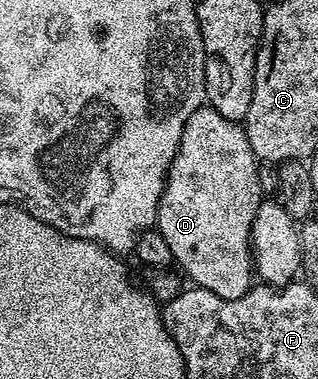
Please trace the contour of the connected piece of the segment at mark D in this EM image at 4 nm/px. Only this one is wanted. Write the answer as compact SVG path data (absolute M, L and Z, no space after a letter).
M207 104L196 110L190 120L186 120L178 152L168 169L168 178L164 181L155 229L166 240L172 261L181 275L193 287L214 292L214 296L222 296L222 300L238 300L246 296L254 285L252 225L262 201L259 171L257 156L250 148L250 140L241 123L226 120L226 116Z

